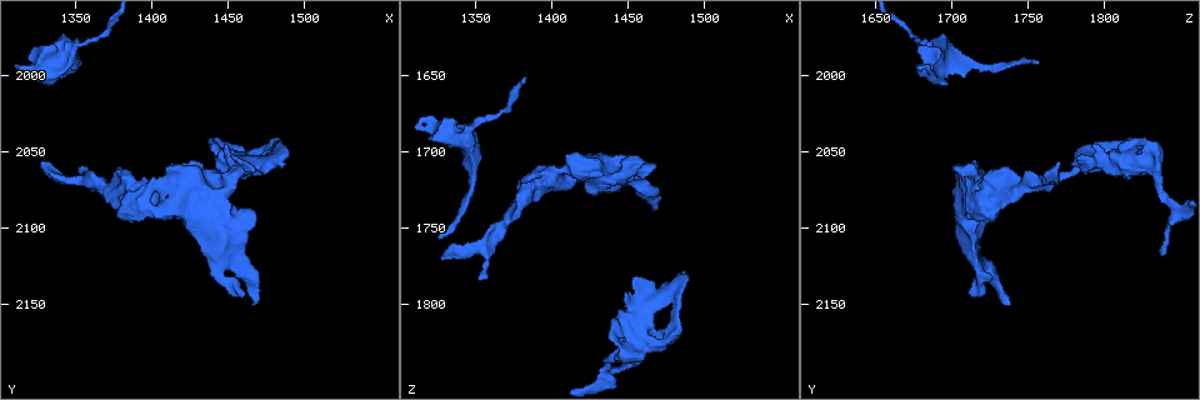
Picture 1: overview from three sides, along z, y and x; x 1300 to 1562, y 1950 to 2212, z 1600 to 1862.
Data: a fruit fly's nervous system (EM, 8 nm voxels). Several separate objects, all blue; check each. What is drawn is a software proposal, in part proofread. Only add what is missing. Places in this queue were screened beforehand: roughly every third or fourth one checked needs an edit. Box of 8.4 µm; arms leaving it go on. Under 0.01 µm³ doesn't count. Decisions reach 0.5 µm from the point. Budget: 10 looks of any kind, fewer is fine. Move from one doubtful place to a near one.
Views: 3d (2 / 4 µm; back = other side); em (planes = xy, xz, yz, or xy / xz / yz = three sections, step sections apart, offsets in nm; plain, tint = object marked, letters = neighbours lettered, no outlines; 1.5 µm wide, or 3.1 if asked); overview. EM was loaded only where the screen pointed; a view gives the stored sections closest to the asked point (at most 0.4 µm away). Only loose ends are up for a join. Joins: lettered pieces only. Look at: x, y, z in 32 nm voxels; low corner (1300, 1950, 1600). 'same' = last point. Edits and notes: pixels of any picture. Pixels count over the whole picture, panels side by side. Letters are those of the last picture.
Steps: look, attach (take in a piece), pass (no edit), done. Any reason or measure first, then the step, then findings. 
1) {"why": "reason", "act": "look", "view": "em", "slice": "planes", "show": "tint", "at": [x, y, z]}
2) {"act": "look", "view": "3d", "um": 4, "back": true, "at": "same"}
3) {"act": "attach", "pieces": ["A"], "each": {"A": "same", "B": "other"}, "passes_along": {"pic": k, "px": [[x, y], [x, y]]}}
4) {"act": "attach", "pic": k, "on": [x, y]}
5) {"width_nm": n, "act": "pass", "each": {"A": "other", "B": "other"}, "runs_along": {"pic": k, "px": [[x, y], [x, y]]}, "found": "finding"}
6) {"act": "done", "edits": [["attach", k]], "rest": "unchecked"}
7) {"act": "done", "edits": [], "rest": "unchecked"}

{"act": "look", "view": "em", "slice": "planes", "show": "letters", "at": [1458, 2114, 1838]}

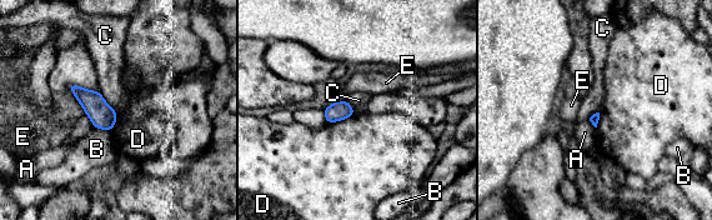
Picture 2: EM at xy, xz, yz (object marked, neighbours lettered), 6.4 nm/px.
{"act": "pass", "each": {"A": "other", "B": "other", "C": "other", "D": "other", "E": "other"}, "found": "none of them fits"}

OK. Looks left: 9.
{"act": "look", "view": "em", "slice": "planes", "show": "letters", "at": [1456, 2060, 1710]}

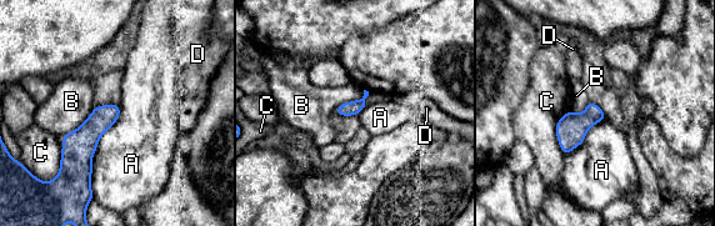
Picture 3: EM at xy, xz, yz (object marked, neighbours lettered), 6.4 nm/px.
{"longest_contact_nm": ["A", 600], "act": "pass", "each": {"A": "other", "B": "other", "C": "other", "D": "other"}, "found": "none of them fits"}

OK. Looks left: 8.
{"act": "look", "view": "3d", "um": 2, "at": [1466, 2152, 1738]}

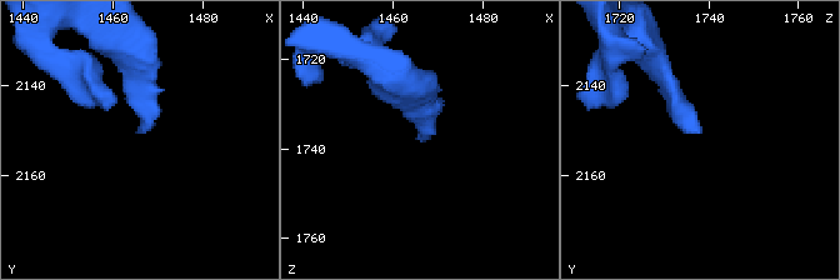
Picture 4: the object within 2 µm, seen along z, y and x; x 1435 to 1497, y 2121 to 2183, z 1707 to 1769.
{"act": "look", "view": "em", "slice": "planes", "show": "letters", "at": [1466, 2150, 1737]}

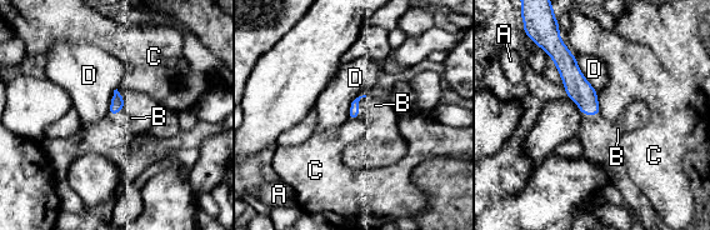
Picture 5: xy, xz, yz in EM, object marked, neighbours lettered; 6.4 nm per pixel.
{"longest_contact_nm": ["D", 300], "act": "attach", "pieces": ["B"], "each": {"A": "other", "B": "same", "C": "other", "D": "other"}, "found": "the neuron continues"}

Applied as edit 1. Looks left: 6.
{"act": "look", "view": "overview"}

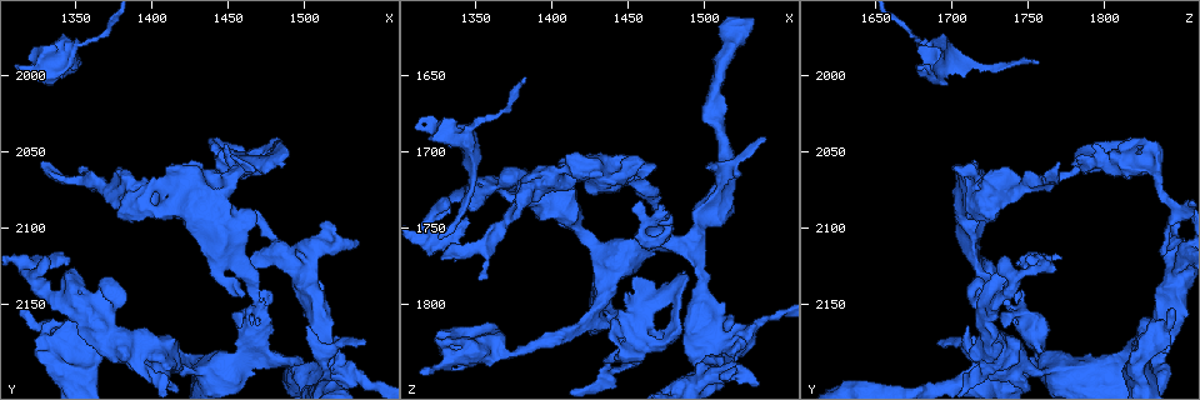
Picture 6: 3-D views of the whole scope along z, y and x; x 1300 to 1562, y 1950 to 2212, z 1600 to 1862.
{"why": "tapers out", "act": "look", "view": "3d", "um": 2, "back": true, "at": [1326, 1990, 1756]}

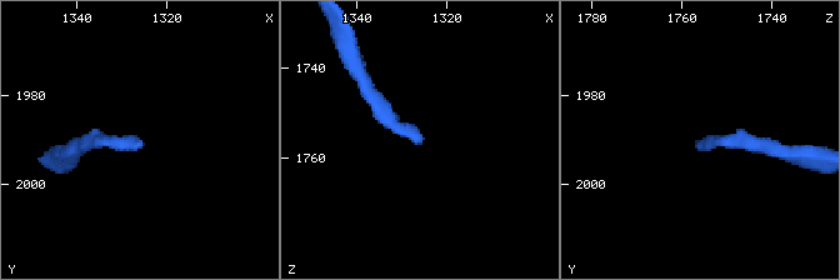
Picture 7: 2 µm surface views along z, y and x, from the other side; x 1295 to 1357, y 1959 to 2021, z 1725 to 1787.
{"act": "look", "view": "em", "slice": "planes", "show": "letters", "at": [1327, 1991, 1757]}

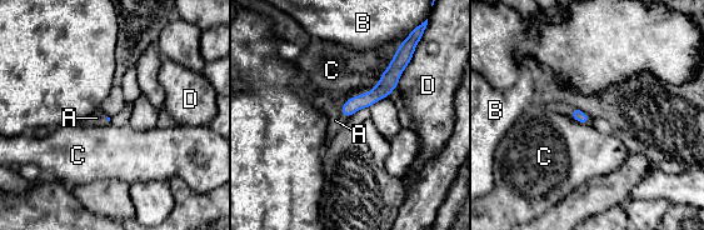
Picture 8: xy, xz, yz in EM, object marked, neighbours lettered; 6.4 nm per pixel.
{"longest_contact_nm": ["C", 440], "act": "attach", "pieces": ["A"], "each": {"A": "same", "B": "other", "C": "other", "D": "other"}, "found": "the neuron continues"}

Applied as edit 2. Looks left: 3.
{"act": "done", "edits": [["attach", 5], ["attach", 8]], "rest": "unchecked"}

